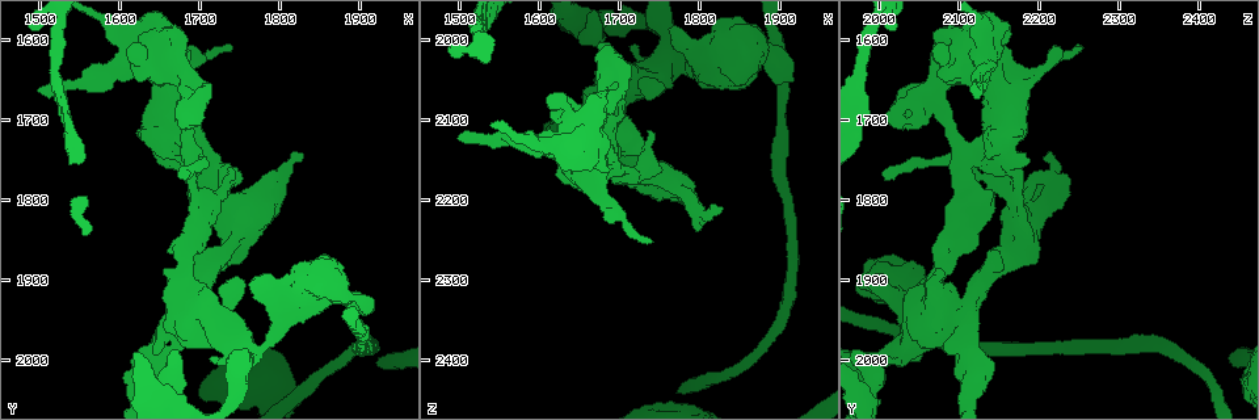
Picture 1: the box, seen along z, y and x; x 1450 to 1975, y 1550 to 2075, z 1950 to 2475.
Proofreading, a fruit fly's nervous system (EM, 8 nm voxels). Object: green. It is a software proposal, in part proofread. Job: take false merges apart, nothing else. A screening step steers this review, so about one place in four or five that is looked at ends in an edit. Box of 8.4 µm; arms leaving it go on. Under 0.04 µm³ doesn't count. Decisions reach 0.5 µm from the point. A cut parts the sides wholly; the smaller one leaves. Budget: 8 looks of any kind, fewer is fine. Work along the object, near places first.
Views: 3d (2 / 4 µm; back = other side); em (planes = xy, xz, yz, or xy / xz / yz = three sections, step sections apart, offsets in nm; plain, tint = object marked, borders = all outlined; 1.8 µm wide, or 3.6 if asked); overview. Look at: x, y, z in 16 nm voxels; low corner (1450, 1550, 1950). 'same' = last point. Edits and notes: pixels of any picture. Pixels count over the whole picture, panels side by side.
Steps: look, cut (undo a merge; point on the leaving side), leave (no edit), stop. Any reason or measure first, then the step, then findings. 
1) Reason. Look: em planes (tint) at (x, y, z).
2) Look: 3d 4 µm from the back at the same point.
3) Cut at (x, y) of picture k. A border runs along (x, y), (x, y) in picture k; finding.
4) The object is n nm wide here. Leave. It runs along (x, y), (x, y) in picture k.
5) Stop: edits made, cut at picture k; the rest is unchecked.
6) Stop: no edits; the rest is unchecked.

Three-way junction. Look: em planes (tint) at (1735, 1850, 2180).

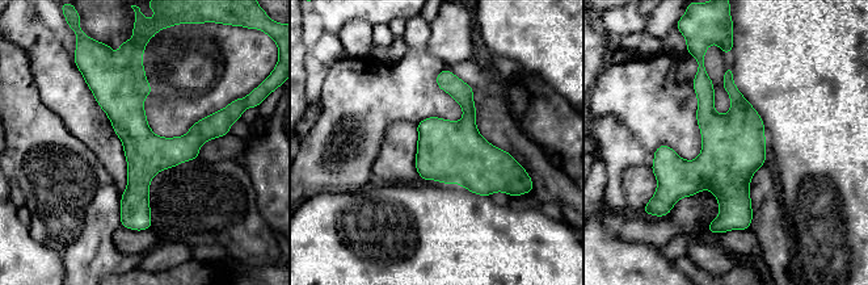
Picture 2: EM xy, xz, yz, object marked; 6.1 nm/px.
Leave. It runs along (137, 67), (138, 216), (147, 225) in picture 2; all the same neuron.

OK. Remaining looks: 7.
Closes a loop. Look: em 3.6 µm yz step 8 (tint) at (1690, 1940, 2085).

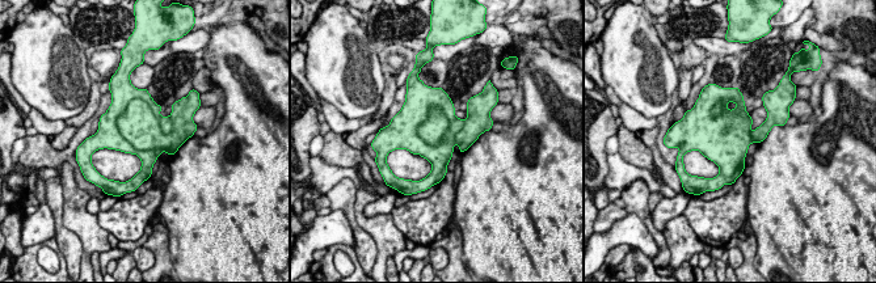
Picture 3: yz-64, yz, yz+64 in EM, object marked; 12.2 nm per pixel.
Cut at (138, 125) of picture 3. A second neuron is stuck on.

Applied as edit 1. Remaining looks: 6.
Abrupt turn. Look: em yz step 16 (tint) at (1670, 2025, 1990).

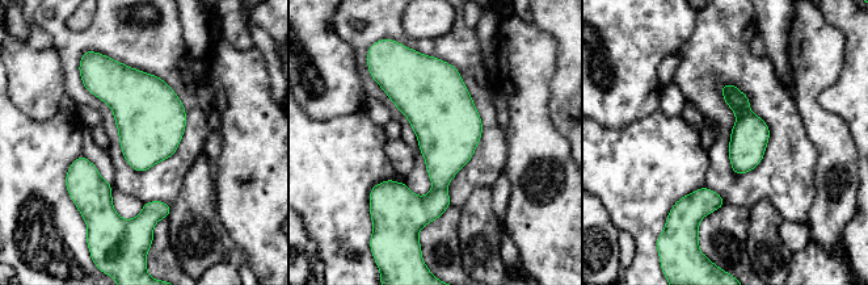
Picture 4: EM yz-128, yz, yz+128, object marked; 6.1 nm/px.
Leave. All the same neuron.

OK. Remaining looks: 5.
Stop: edits made, cut at picture 3; the rest is unchecked.

